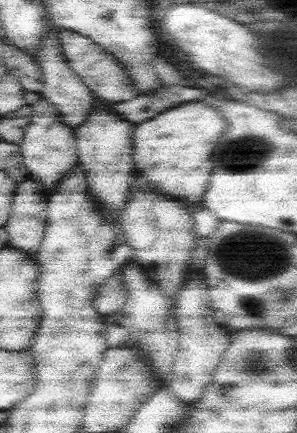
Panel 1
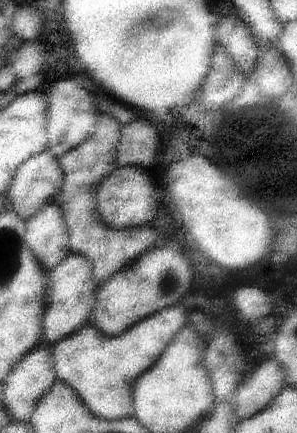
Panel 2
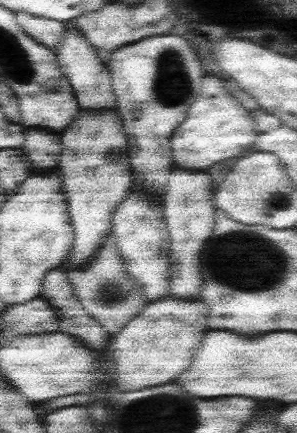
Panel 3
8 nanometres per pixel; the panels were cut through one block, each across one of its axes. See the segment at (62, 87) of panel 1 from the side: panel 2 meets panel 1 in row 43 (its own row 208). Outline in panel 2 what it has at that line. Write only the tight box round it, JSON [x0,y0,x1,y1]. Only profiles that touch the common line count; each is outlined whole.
[27,204,73,274]

